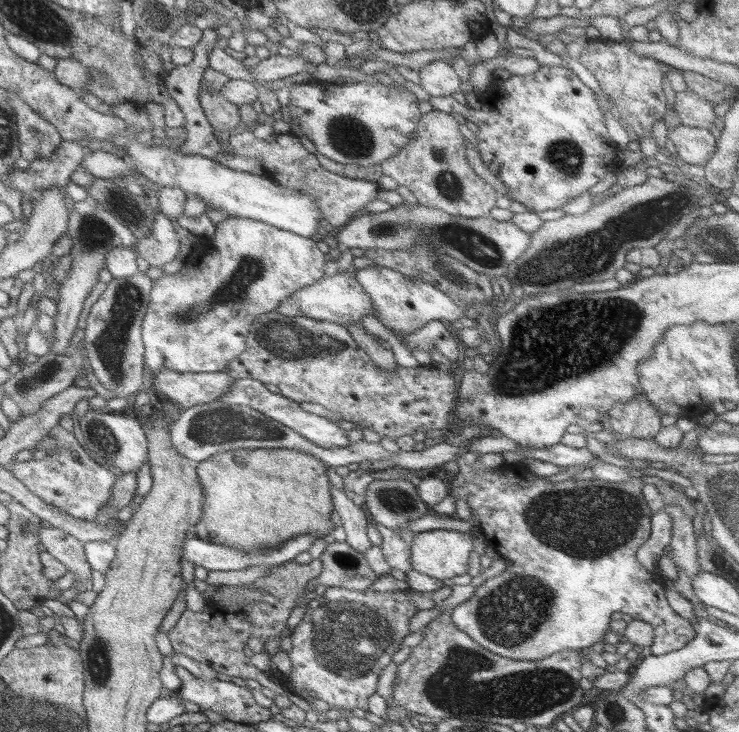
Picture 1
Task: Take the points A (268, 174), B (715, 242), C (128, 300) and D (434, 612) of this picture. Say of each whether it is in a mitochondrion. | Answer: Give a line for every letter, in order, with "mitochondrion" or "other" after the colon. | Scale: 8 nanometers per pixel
A: other
B: mitochondrion
C: mitochondrion
D: other

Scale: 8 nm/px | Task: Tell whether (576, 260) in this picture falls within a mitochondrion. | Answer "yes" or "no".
yes

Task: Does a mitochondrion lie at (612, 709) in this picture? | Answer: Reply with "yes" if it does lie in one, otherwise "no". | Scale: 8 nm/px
yes

